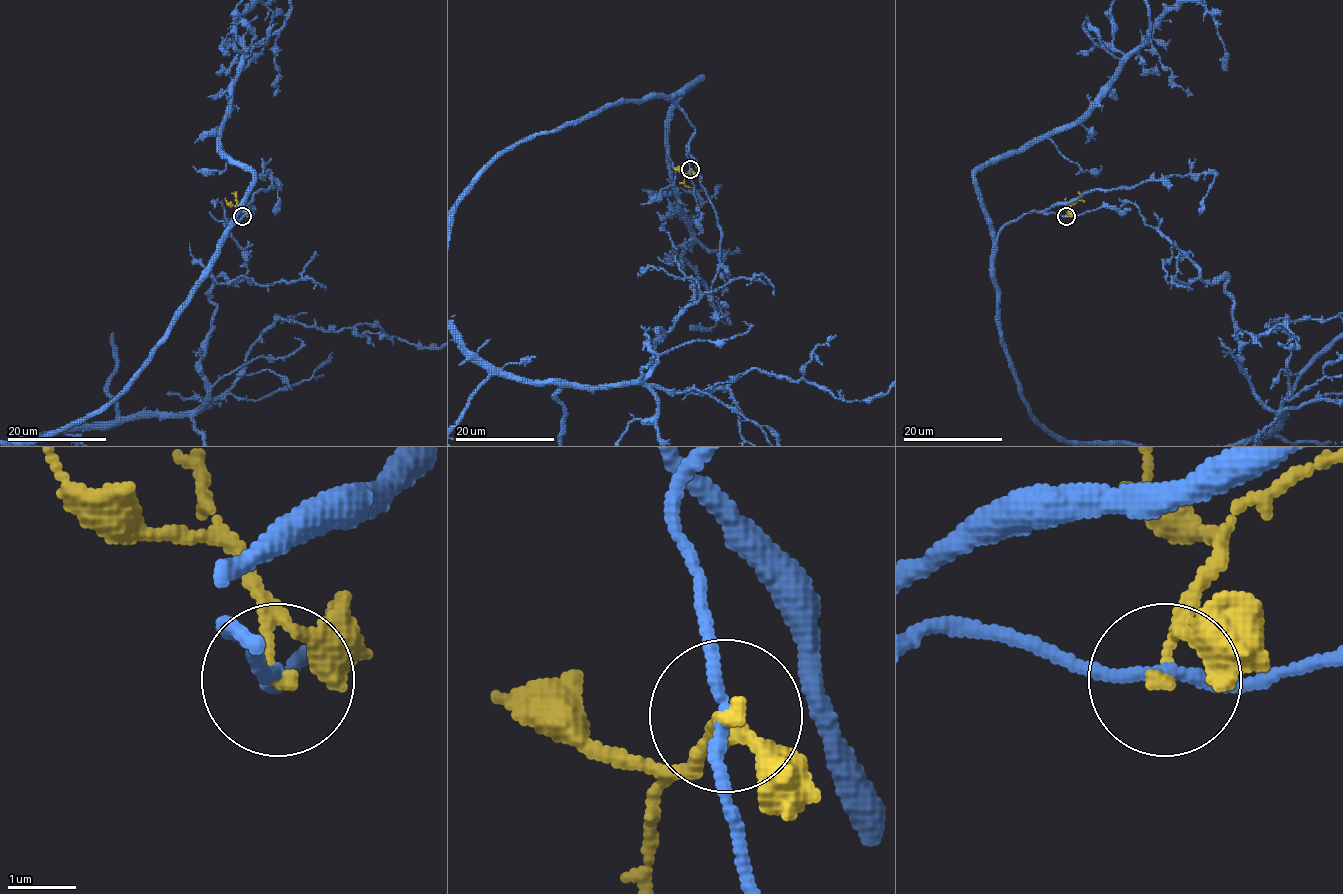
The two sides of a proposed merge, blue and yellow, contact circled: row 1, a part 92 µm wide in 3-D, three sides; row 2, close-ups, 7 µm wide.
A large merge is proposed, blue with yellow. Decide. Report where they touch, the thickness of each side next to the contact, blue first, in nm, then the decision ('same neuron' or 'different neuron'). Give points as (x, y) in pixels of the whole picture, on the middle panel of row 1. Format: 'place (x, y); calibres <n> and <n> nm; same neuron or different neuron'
place (690, 169); calibres 170 and 120 nm; different neuron

